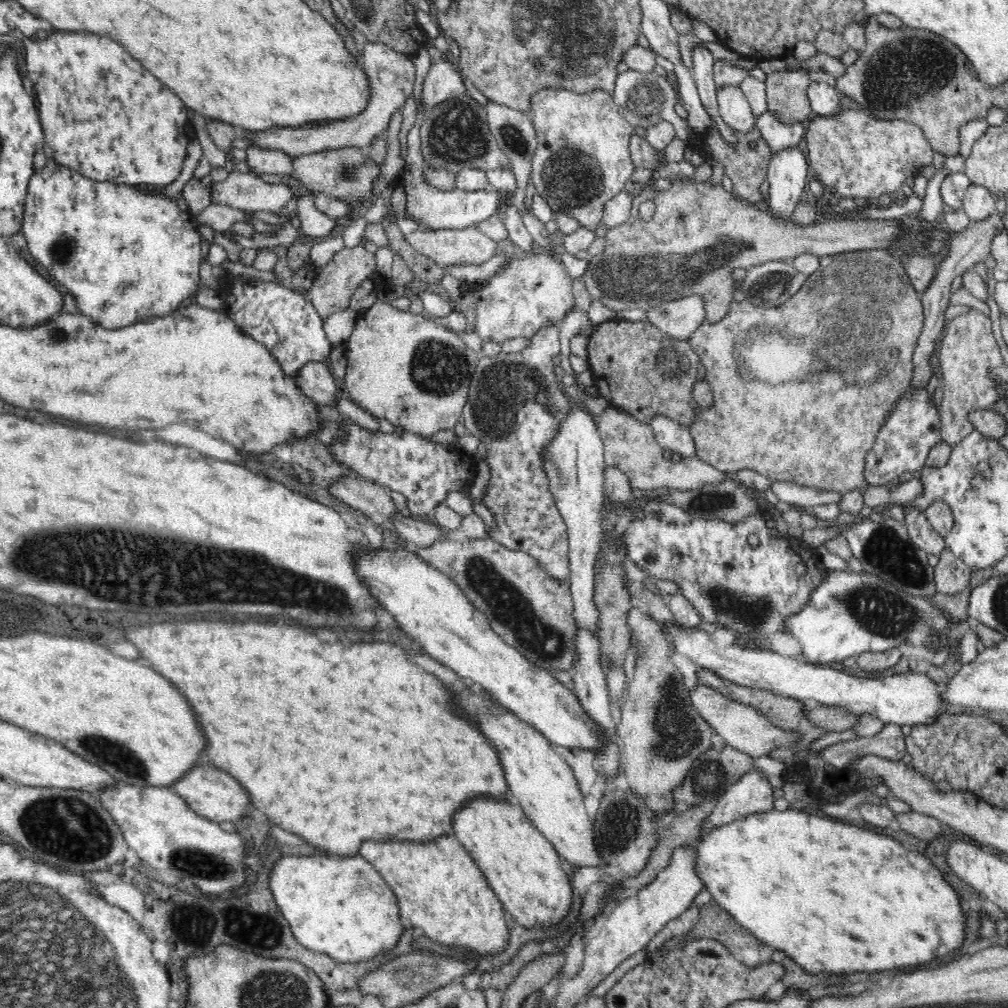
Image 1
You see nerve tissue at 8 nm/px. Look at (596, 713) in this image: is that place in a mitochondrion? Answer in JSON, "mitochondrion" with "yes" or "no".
{"mitochondrion":"no"}

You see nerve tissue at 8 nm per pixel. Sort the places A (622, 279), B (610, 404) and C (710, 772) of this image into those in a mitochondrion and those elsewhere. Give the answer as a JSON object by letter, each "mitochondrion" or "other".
{"A":"mitochondrion","B":"other","C":"mitochondrion"}

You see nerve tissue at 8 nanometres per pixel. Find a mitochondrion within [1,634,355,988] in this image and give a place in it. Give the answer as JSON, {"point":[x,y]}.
{"point":[63,826]}

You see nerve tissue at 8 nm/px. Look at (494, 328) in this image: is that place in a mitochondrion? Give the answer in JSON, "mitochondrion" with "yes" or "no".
{"mitochondrion":"no"}

